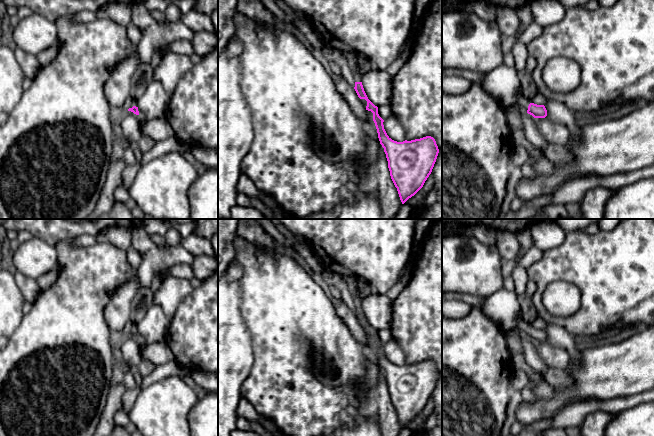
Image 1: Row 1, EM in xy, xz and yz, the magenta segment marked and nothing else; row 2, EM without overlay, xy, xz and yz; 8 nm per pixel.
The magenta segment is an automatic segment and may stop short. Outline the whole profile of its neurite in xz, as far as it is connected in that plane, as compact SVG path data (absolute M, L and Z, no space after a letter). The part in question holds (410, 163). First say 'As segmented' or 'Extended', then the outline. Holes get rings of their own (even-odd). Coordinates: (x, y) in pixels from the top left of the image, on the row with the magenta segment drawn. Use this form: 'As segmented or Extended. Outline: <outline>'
Extended. Outline: M350 66L350 69L358 97L367 101L366 110L373 113L373 121L386 154L391 179L404 204L423 187L431 174L439 153L438 146L431 136L403 142L392 140L384 129L384 120L378 114L378 107L368 99L364 91L359 68Z

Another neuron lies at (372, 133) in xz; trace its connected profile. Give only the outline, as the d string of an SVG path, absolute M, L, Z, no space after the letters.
M366 110L366 114L367 114L367 119L366 119L367 135L369 138L372 138L380 143L377 129L373 121L373 113L371 111Z

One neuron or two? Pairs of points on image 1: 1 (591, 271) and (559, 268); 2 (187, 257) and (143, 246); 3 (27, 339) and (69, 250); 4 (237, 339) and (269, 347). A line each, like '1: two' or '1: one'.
1: one
2: one
3: one
4: two

